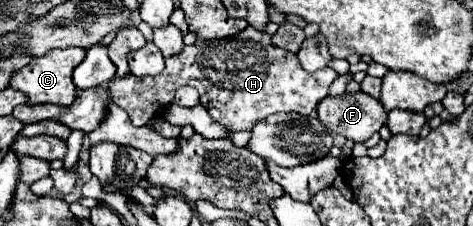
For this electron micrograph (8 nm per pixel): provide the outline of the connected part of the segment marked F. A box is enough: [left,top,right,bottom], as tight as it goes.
[318,92,388,142]

